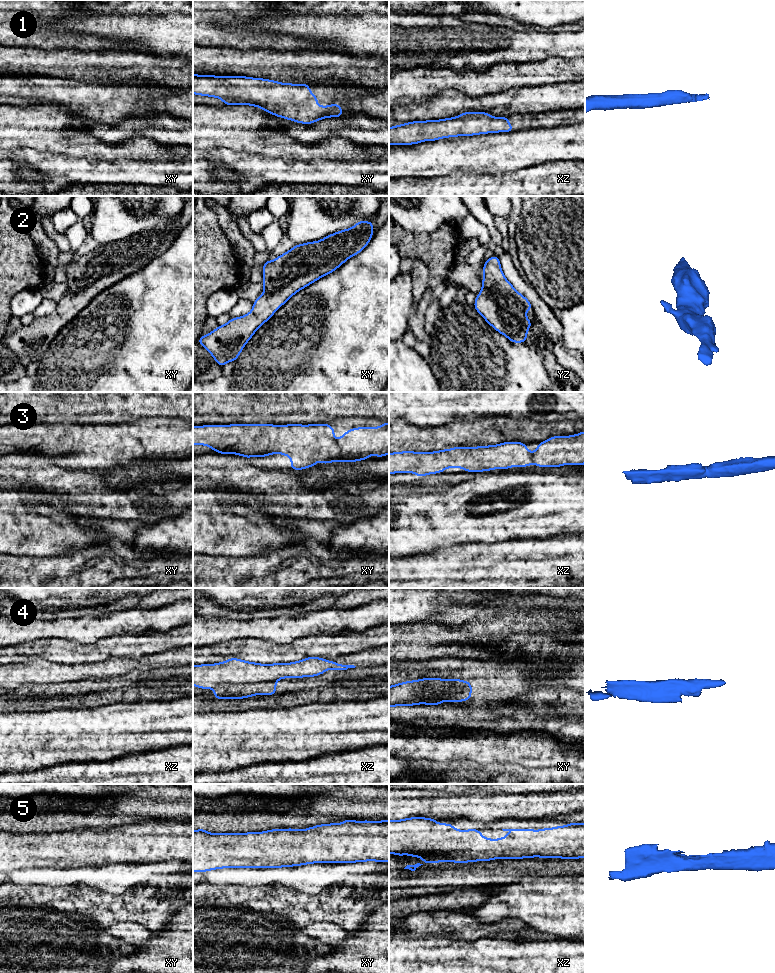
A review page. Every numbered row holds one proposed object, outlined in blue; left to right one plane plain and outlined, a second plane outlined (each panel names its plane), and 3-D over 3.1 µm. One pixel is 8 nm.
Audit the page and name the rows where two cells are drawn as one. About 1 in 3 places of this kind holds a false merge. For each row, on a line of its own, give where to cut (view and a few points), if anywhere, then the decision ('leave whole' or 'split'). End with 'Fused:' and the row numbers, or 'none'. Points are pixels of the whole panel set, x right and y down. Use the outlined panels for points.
1: cut none; leave whole
2: cut none; leave whole
3: cut none; leave whole
4: cut xz (276, 680), (222, 683), (213, 688); split
5: cut none; leave whole
Fused: 4

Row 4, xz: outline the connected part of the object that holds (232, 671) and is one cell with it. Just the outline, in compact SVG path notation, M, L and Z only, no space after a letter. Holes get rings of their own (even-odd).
M307 657L291 663L260 664L244 661L238 658L230 658L224 662L215 664L193 665L193 685L201 689L210 689L222 684L262 683L266 681L278 681L283 678L314 677L323 674L329 669L344 671L355 668L354 665L337 664L319 657Z

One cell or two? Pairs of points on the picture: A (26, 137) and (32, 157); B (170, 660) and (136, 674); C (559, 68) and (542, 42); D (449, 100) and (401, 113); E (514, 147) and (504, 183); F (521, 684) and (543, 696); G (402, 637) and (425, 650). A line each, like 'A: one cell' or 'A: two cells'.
A: two cells
B: two cells
C: two cells
D: one cell
E: two cells
F: two cells
G: one cell

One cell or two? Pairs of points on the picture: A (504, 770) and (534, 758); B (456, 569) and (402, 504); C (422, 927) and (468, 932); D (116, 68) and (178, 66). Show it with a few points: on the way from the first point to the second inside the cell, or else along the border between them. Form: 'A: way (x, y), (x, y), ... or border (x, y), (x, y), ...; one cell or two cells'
A: border (496, 762), (512, 762), (527, 768), (542, 768); two cells
B: border (461, 543), (415, 553); two cells
C: way (433, 924), (457, 925); one cell
D: way (131, 68), (163, 68); one cell

